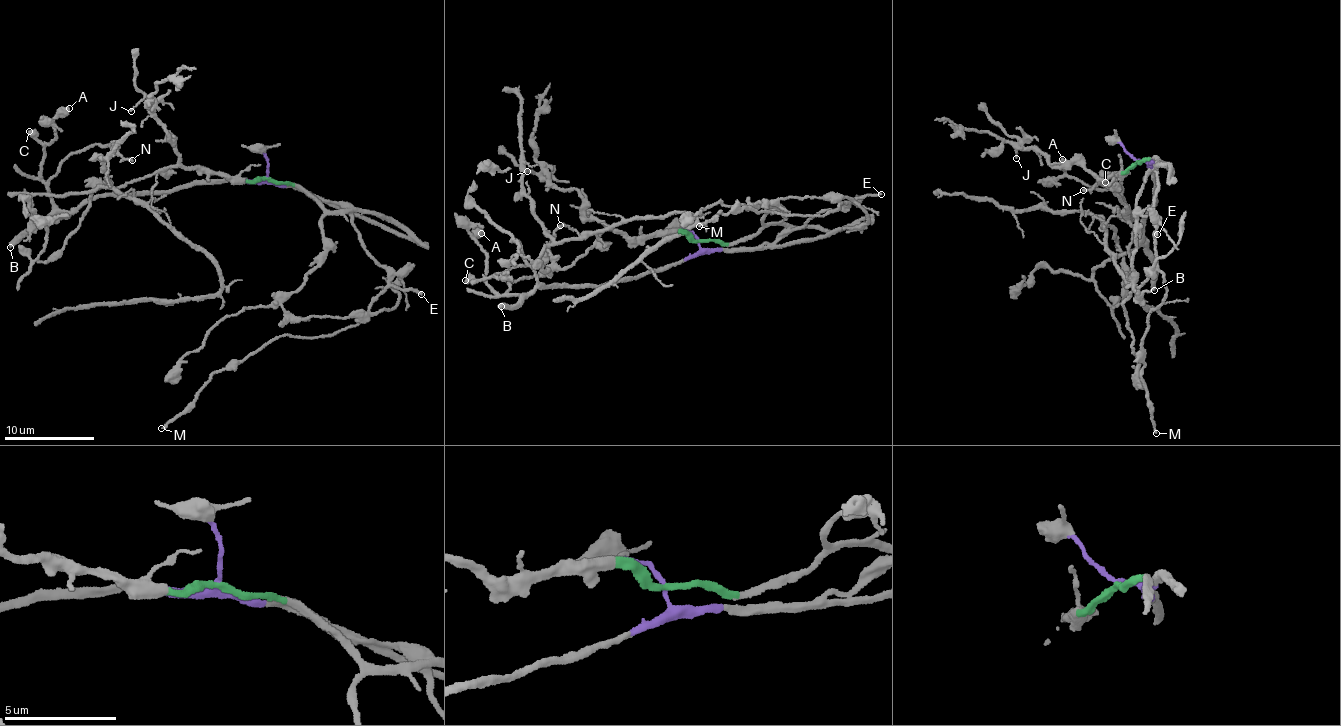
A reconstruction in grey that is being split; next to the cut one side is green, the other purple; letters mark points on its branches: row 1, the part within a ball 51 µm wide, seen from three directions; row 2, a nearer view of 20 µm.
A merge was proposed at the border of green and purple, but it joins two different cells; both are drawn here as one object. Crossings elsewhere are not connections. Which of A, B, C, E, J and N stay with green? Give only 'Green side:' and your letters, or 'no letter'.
Green side: J

